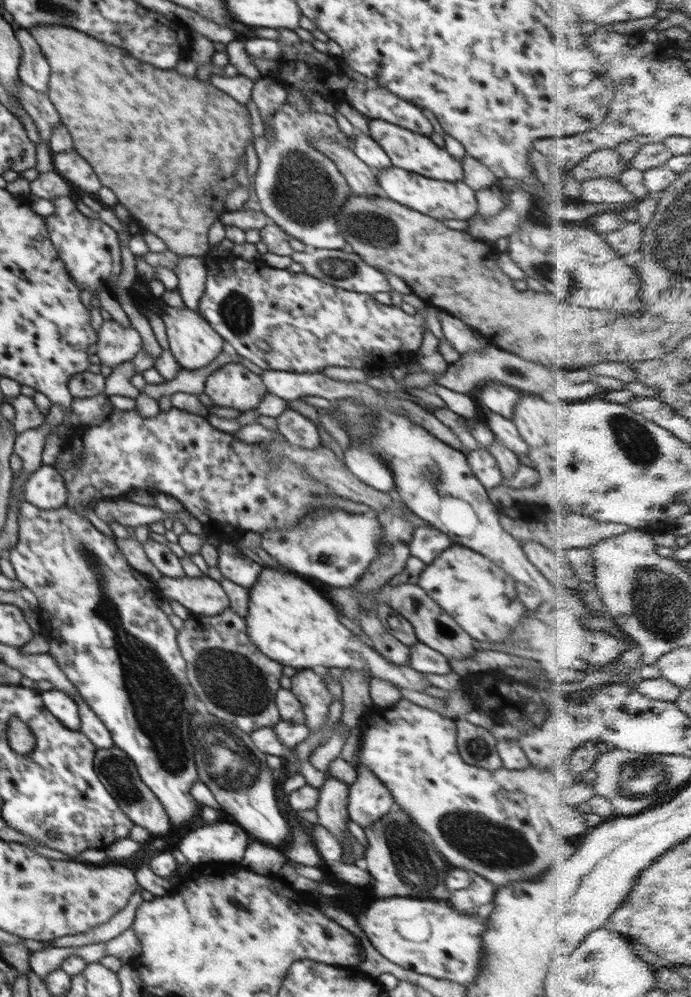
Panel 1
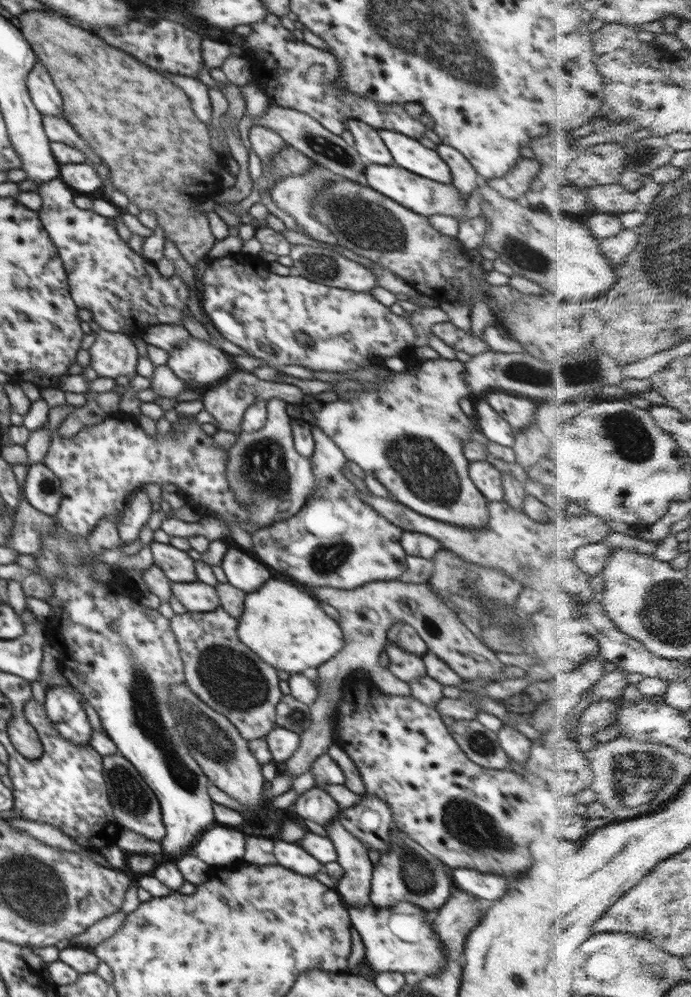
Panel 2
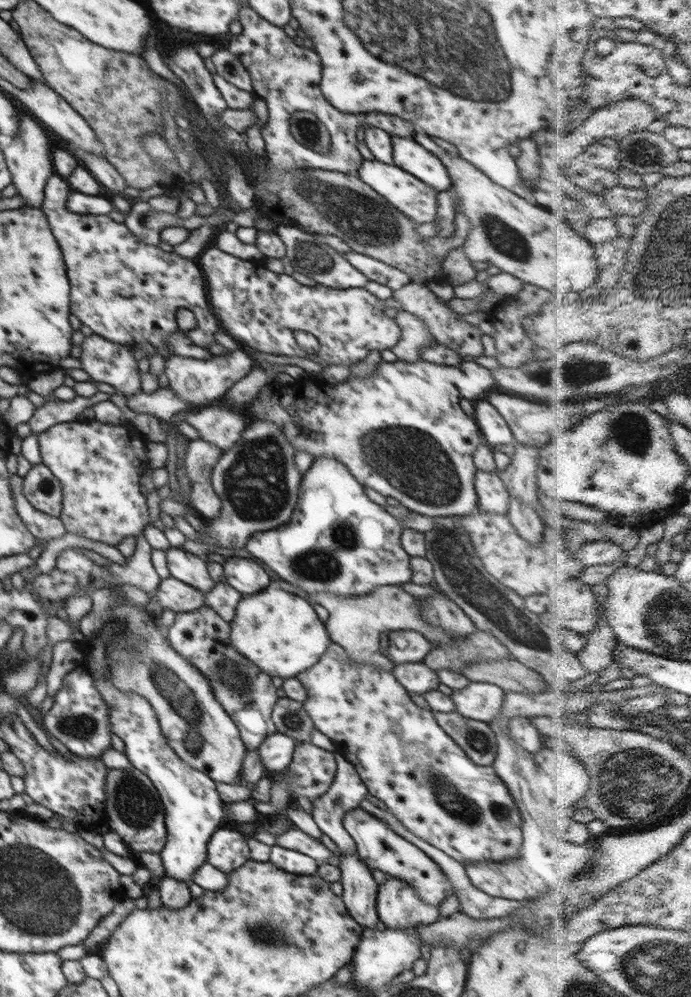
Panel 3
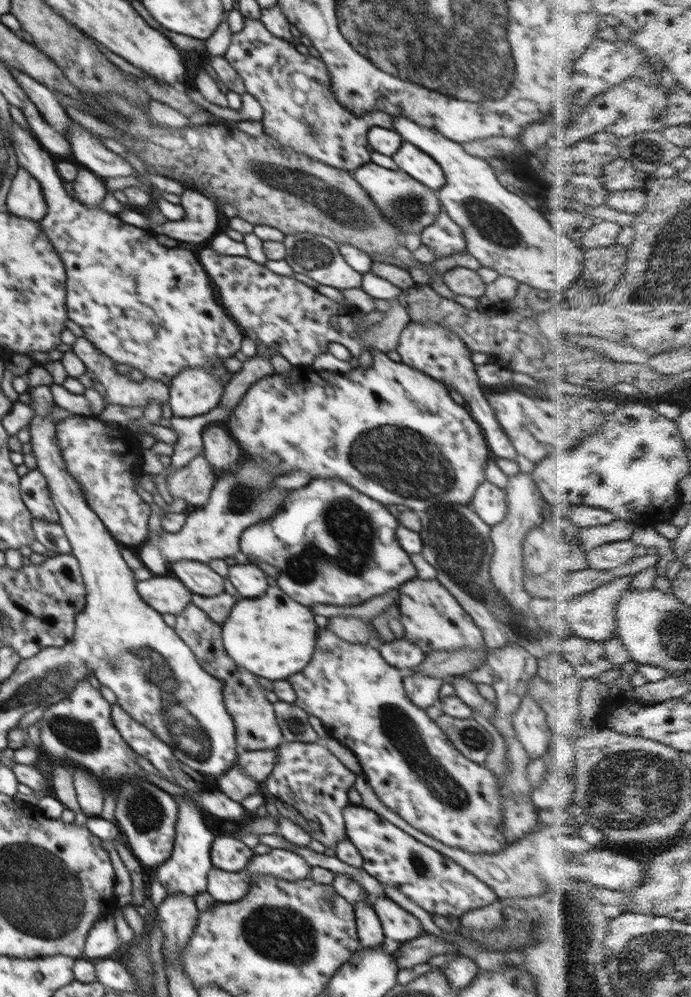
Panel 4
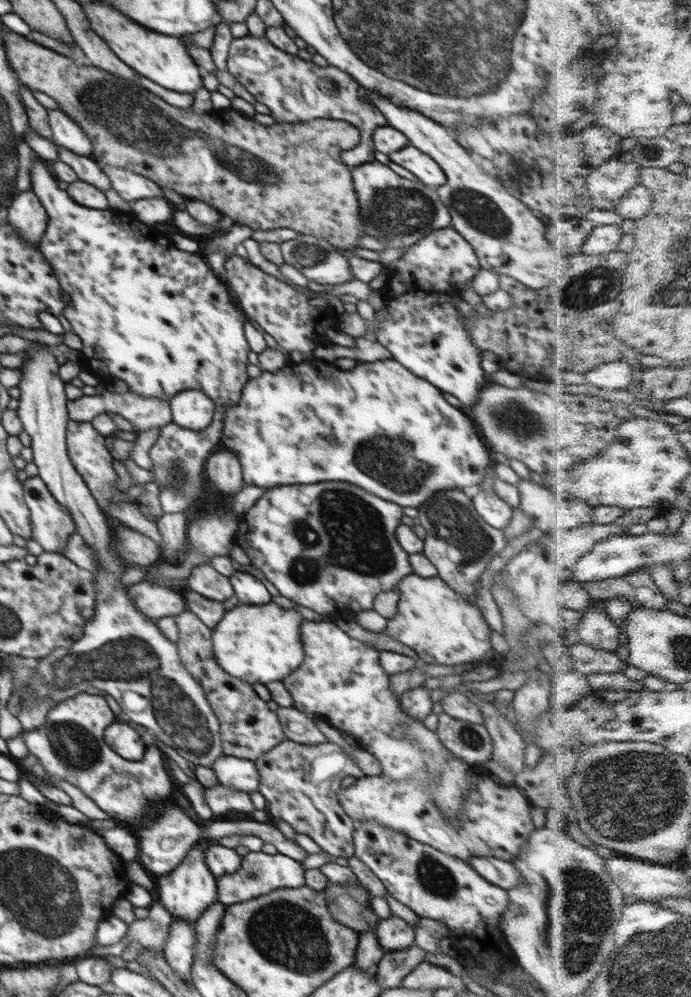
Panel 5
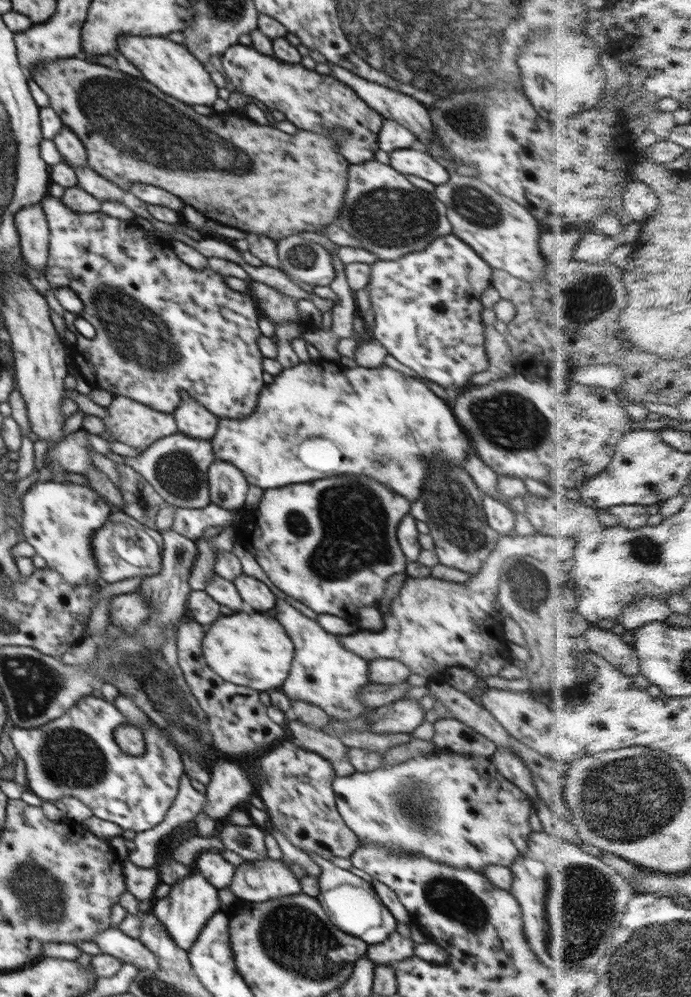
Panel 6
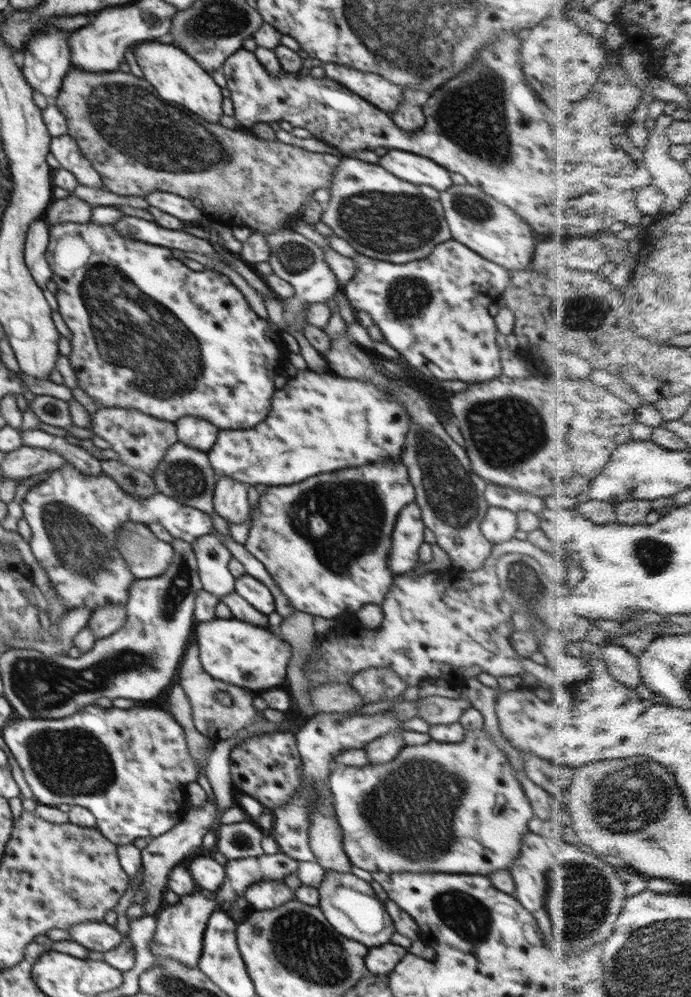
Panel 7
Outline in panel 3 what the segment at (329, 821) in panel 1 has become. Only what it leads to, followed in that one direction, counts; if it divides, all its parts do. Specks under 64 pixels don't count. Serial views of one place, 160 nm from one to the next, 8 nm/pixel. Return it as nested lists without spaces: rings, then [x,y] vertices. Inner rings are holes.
[[[341,853],[339,857],[340,882],[343,884],[341,897],[345,908],[363,928],[376,928],[380,922],[376,908],[378,885],[372,877],[372,870],[358,858],[357,853]]]

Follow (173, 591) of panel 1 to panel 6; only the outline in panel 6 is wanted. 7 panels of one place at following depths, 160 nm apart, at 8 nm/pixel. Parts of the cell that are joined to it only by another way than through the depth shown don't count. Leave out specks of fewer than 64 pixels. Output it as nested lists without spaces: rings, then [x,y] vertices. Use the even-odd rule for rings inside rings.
[[[132,592],[111,597],[108,607],[109,622],[123,628],[138,628],[149,619],[151,608],[147,598]]]

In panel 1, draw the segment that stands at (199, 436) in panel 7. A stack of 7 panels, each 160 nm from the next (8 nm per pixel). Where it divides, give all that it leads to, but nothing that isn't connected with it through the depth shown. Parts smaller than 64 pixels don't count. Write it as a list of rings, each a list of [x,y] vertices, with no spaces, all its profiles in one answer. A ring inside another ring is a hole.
[[[164,305],[160,316],[166,326],[166,335],[170,344],[169,350],[182,369],[196,371],[208,367],[220,357],[223,352],[224,340],[210,327],[203,316],[190,311],[188,308],[176,309],[167,305]]]

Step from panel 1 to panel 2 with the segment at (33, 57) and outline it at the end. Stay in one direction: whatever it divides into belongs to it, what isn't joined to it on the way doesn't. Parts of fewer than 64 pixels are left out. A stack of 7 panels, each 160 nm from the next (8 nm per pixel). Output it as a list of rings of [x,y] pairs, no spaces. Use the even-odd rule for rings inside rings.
[[[39,60],[28,73],[26,84],[30,99],[41,115],[64,117],[62,98],[52,82],[50,73]]]

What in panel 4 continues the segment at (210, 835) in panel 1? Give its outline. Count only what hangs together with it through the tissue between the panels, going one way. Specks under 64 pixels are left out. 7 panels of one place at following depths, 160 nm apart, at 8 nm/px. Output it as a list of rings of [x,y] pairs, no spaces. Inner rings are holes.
[[[218,836],[212,842],[210,856],[213,867],[223,871],[238,872],[251,861],[255,853],[238,838]]]

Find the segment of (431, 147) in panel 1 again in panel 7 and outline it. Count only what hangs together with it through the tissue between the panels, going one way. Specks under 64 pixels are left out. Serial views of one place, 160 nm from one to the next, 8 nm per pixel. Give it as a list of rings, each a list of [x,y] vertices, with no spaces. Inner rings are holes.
[[[390,150],[386,156],[380,156],[378,164],[384,166],[388,172],[396,174],[400,180],[412,184],[426,184],[440,192],[453,185],[447,168],[442,168],[436,162],[418,154],[408,154],[404,150]]]

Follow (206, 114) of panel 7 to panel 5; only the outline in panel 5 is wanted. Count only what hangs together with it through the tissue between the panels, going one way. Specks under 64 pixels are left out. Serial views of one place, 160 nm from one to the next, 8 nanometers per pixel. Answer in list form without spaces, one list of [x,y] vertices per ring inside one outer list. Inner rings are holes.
[[[94,2],[94,4],[82,4],[81,7],[94,32],[104,39],[124,64],[132,67],[138,74],[153,80],[165,89],[178,93],[190,93],[194,96],[197,90],[203,88],[204,72],[188,54],[181,38],[146,30],[136,22],[132,22],[130,18],[122,16],[118,10],[114,10],[108,4]]]

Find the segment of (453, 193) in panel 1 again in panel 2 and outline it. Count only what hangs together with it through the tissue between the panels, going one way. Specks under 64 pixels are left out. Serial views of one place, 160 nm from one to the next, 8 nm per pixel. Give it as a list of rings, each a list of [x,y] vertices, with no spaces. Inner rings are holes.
[[[366,162],[365,171],[366,184],[384,194],[388,198],[399,202],[402,206],[408,207],[412,212],[420,216],[429,217],[433,214],[445,214],[458,218],[463,215],[466,206],[465,196],[459,194],[459,190],[452,184],[442,184],[414,174],[401,166],[379,165]]]

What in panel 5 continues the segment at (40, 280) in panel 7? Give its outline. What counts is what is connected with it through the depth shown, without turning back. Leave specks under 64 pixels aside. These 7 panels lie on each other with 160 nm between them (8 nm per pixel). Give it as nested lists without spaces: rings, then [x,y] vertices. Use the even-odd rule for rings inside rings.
[[[25,190],[7,207],[7,222],[30,244],[39,244],[47,229],[48,215],[36,193]]]

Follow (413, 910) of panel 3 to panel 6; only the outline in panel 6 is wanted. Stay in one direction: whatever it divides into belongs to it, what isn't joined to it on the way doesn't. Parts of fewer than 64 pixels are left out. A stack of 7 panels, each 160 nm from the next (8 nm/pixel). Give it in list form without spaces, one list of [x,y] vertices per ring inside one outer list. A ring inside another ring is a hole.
[[[396,930],[388,935],[384,942],[370,944],[367,948],[367,956],[376,965],[391,964],[396,961],[404,961],[414,957],[416,942],[411,938],[402,937]]]

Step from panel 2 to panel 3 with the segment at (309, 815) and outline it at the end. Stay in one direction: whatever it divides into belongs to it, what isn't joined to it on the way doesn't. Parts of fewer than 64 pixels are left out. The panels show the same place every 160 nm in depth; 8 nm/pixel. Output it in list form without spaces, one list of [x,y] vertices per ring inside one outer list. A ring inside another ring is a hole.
[[[334,751],[334,754],[338,759],[337,776],[334,778],[328,792],[322,794],[320,798],[312,803],[312,813],[310,815],[318,825],[318,828],[322,830],[322,833],[330,837],[330,840],[336,844],[341,853],[352,855],[352,853],[357,853],[357,847],[350,834],[344,828],[344,816],[360,805],[361,800],[366,797],[367,789],[361,782],[361,776],[355,770],[355,766],[352,766],[352,763],[348,762],[348,759],[344,758],[344,755],[340,754],[339,751]]]

